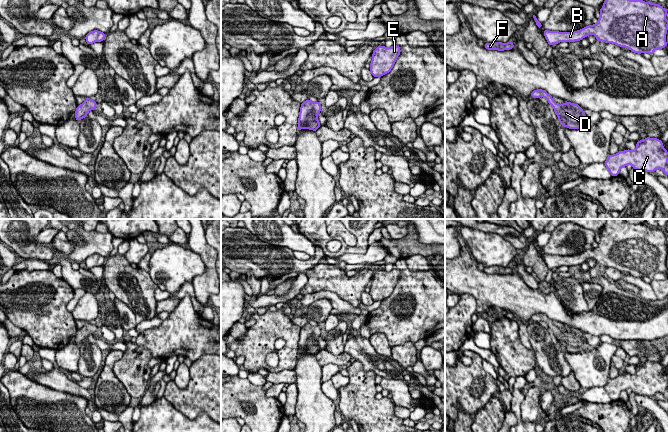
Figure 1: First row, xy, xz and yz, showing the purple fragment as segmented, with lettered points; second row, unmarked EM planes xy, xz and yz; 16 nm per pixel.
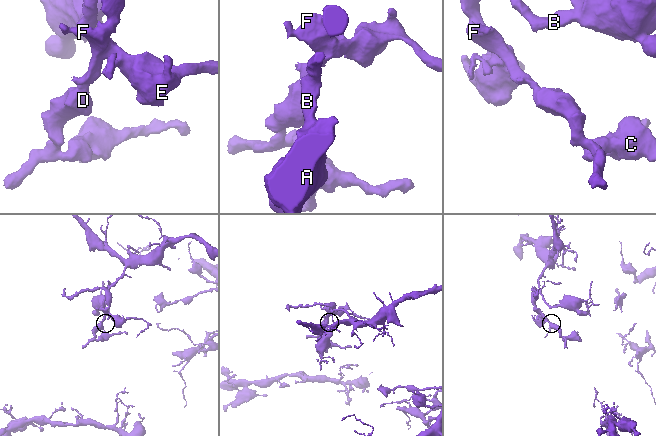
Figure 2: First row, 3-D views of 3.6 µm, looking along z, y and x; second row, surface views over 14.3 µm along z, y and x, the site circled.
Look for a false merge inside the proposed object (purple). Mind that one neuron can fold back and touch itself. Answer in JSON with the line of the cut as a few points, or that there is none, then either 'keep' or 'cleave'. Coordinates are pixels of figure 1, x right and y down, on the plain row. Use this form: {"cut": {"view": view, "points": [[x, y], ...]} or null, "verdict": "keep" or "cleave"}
{"cut": null, "verdict": "keep"}

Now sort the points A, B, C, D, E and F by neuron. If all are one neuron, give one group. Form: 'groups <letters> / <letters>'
groups A B C D E F

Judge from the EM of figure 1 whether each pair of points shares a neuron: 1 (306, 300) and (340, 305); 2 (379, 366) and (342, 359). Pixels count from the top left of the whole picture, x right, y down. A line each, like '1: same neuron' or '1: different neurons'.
1: same neuron
2: different neurons

